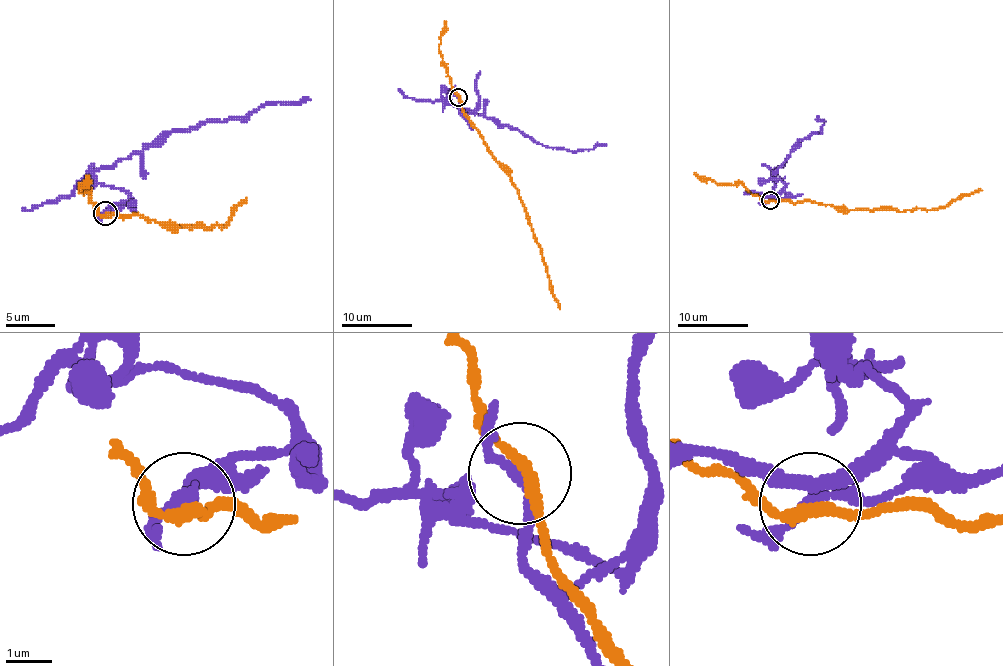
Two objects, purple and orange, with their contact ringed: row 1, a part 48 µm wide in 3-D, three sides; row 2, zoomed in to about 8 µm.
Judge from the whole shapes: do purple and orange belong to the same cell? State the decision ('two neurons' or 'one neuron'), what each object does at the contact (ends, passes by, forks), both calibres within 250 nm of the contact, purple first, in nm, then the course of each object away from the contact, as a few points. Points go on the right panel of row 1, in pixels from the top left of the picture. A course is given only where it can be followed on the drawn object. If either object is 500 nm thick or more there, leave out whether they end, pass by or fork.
two neurons | purple passes by | orange passes by | 180/240 nm | purple via (770, 199), (788, 194), (776, 169), (799, 141), (820, 130), (824, 121), (817, 117) | orange via (770, 199), (843, 206), (847, 210), (900, 212), (918, 208), (934, 210), (982, 190)

